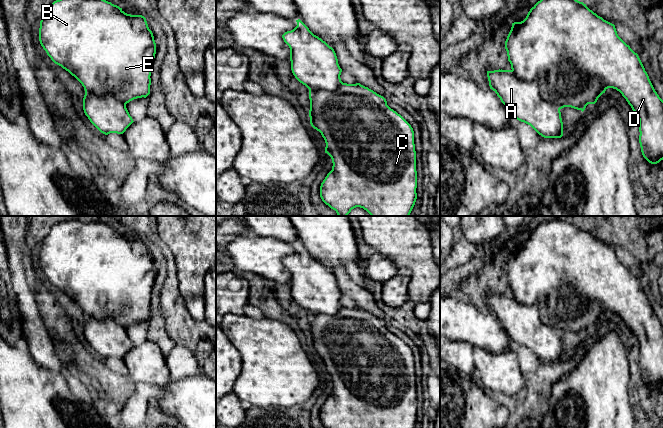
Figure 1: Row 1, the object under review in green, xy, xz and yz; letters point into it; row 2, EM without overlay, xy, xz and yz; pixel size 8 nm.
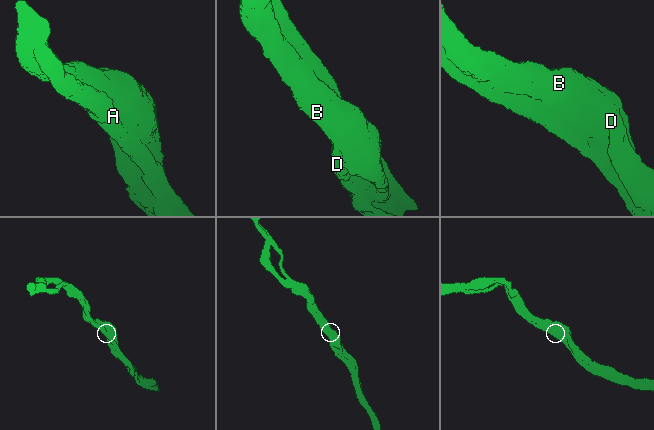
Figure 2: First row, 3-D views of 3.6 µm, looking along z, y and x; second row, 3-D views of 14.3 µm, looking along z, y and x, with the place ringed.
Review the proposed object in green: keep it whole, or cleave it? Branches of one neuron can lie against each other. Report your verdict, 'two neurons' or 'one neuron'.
one neuron

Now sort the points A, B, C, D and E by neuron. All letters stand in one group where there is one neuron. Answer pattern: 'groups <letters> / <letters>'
groups A B C D E

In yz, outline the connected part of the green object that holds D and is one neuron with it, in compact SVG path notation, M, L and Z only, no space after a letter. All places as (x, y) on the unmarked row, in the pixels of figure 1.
M559 219L542 222L530 233L523 245L512 247L511 254L505 265L505 273L507 275L508 285L511 288L511 293L487 295L487 301L490 313L497 318L512 341L530 349L544 362L561 362L563 360L563 346L560 336L562 332L571 331L583 336L588 328L595 328L598 322L605 317L608 312L613 312L622 318L632 334L637 338L640 356L639 367L643 381L651 388L657 388L663 384L663 324L655 315L638 278L618 260L615 249L598 240L590 234L586 228L572 221L563 221Z

